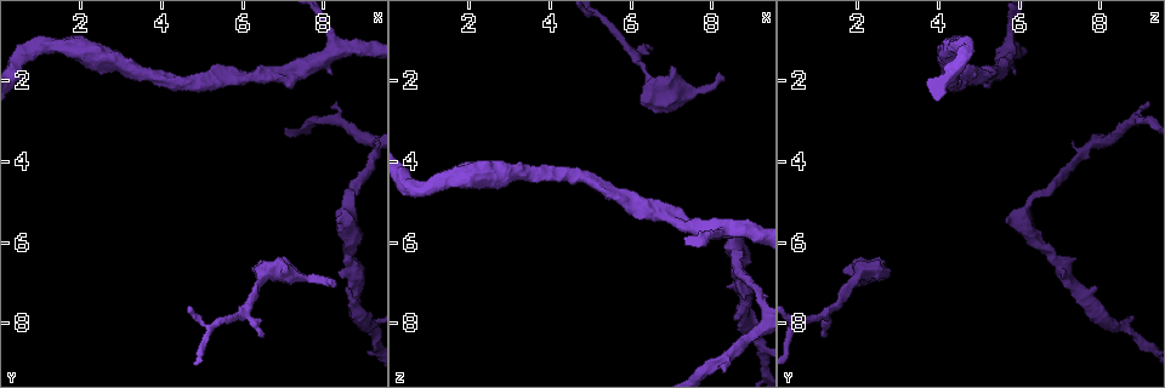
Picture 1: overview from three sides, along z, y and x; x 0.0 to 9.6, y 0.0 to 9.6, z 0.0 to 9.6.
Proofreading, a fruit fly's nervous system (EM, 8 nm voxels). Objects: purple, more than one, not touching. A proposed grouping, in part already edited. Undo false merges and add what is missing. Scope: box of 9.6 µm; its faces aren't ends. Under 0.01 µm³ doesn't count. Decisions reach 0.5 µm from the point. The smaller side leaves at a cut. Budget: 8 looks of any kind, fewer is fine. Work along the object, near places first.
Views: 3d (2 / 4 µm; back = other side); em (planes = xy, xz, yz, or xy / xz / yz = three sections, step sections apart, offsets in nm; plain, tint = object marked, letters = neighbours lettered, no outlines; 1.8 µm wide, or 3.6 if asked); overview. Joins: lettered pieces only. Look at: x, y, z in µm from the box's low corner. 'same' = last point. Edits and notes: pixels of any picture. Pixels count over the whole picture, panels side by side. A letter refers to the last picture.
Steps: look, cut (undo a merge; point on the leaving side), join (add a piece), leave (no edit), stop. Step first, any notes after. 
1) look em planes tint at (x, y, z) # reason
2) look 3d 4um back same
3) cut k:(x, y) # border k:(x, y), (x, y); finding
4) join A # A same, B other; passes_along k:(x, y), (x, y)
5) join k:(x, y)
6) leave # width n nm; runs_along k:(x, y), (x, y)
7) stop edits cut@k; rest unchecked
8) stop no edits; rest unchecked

look 3d 2um at (8.35, 7.05, 1.95) # free end

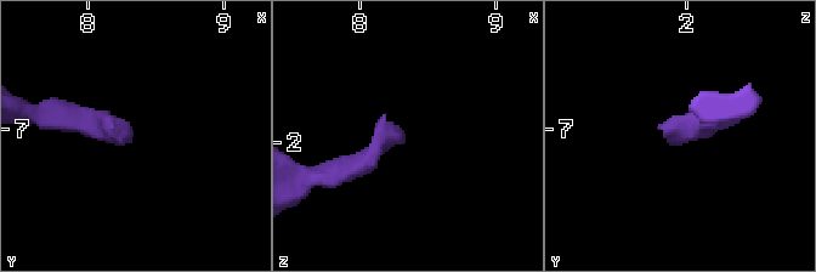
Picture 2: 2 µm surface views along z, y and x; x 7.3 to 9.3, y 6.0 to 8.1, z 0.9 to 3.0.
look em yz step 4 letters at (8.34, 7.08, 1.96) # shape alone is not enough

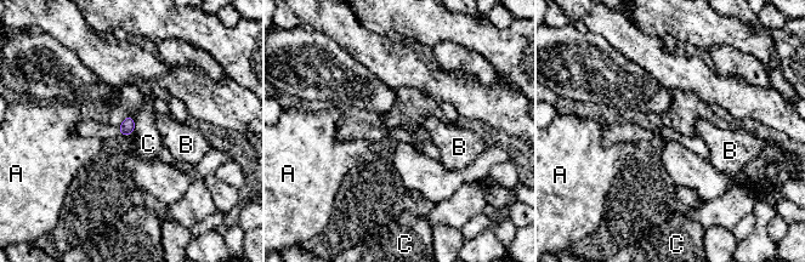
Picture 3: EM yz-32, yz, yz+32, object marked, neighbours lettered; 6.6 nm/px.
leave # A other, B other, C other; border 3:(132, 118), (135, 131); no lettered piece goes on from it

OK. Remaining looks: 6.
look 3d 4um at (6.50, 8.30, 1.25) # thin end

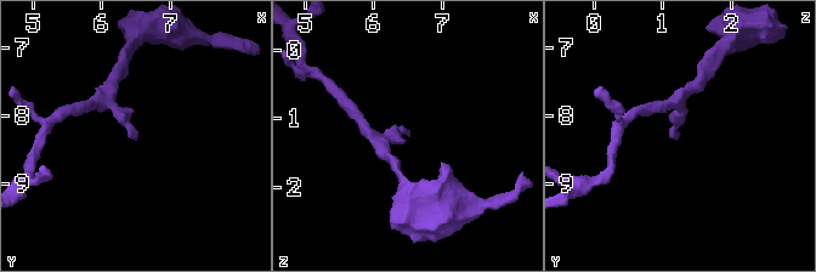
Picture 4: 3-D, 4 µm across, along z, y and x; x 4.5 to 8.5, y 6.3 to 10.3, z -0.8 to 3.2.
look em 3.6um planes letters at (6.50, 8.35, 1.20)

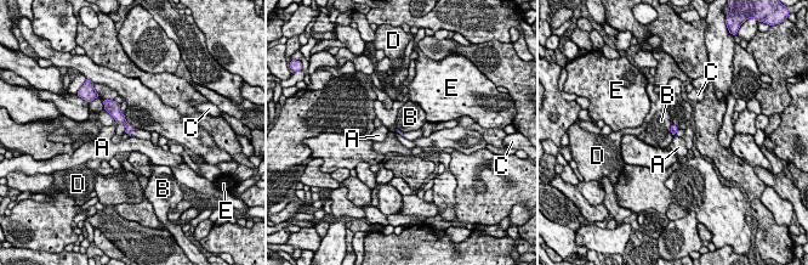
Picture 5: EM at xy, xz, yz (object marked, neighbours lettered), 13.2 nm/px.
leave # A other, B other, C other, D other, E other; border 5:(670, 124), (670, 131), (673, 135); none of them fits

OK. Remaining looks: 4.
look em planes letters at (7.25, 2.15, 5.20) # an open end

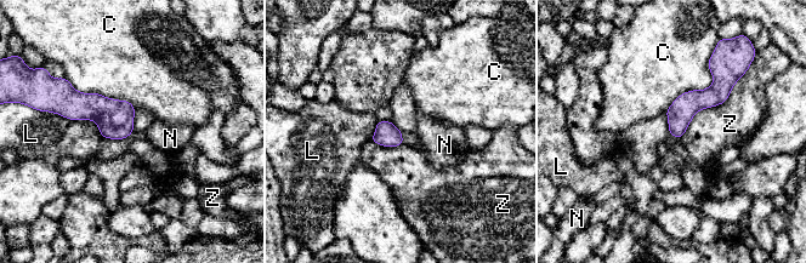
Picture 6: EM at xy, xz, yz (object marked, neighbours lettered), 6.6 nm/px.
leave # C other, L other, N other, Z other; runs_along 6:(719, 79), (673, 132); none of them fits

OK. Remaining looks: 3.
stop no edits; rest unchecked

